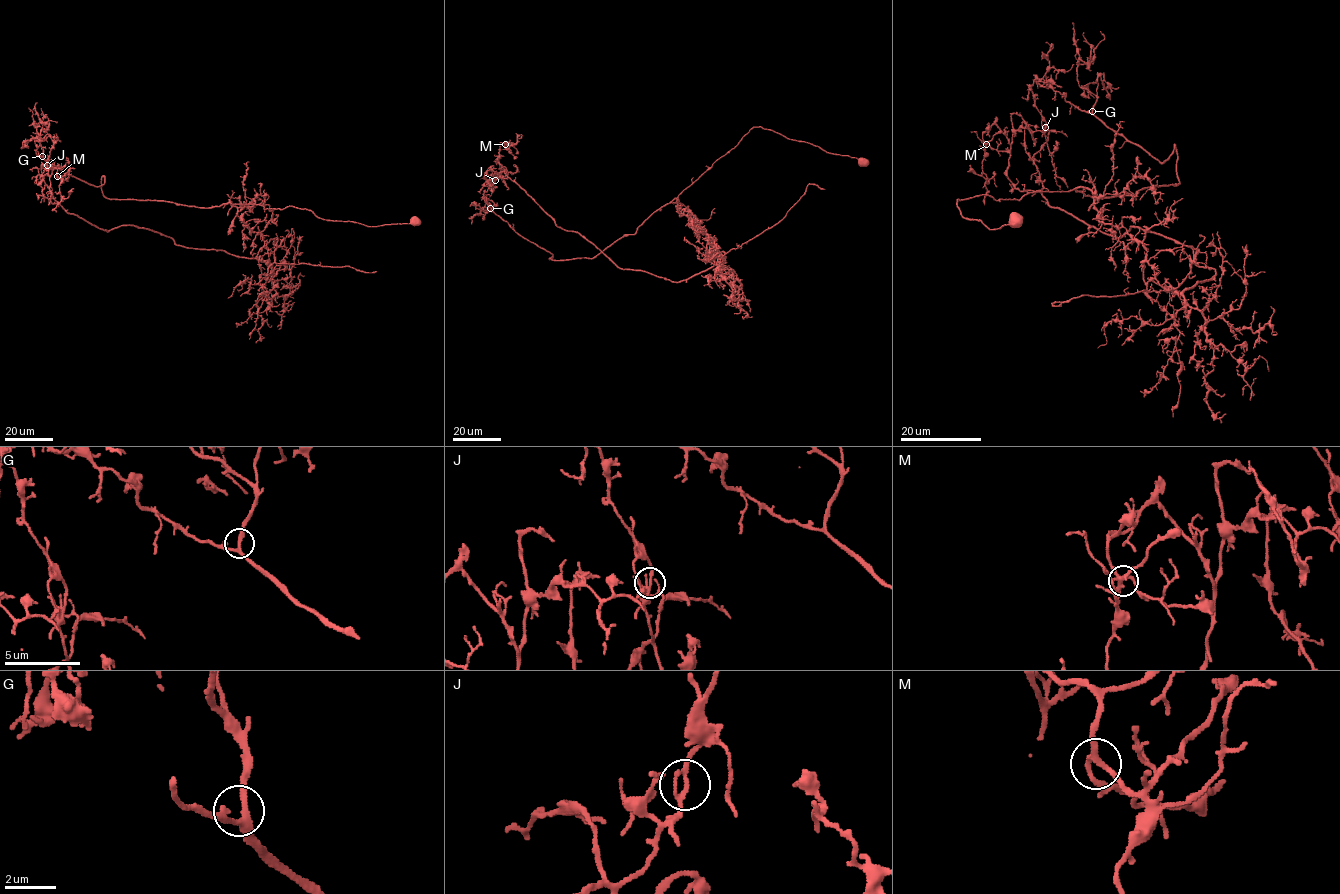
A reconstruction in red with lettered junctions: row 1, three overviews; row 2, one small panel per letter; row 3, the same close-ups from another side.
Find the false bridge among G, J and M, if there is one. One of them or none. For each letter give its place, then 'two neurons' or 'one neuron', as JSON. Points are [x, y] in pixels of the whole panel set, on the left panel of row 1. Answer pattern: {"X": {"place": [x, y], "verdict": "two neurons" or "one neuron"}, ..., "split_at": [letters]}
{"G": {"place": [42, 156], "verdict": "one neuron"}, "J": {"place": [47, 165], "verdict": "two neurons"}, "M": {"place": [57, 176], "verdict": "one neuron"}, "split_at": ["J"]}

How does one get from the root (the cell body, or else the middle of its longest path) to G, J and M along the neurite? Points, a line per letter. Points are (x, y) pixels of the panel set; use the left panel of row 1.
G: (415, 220), (370, 226), (292, 206), (198, 208), (107, 199), (103, 176), (101, 185), (89, 185), (42, 156)
J: (415, 220), (370, 226), (292, 206), (107, 199), (103, 176), (89, 185), (36, 154), (47, 134), (46, 165)
M: (415, 220), (370, 226), (230, 201), (269, 265), (132, 225), (100, 229), (51, 202), (51, 163), (57, 176)

